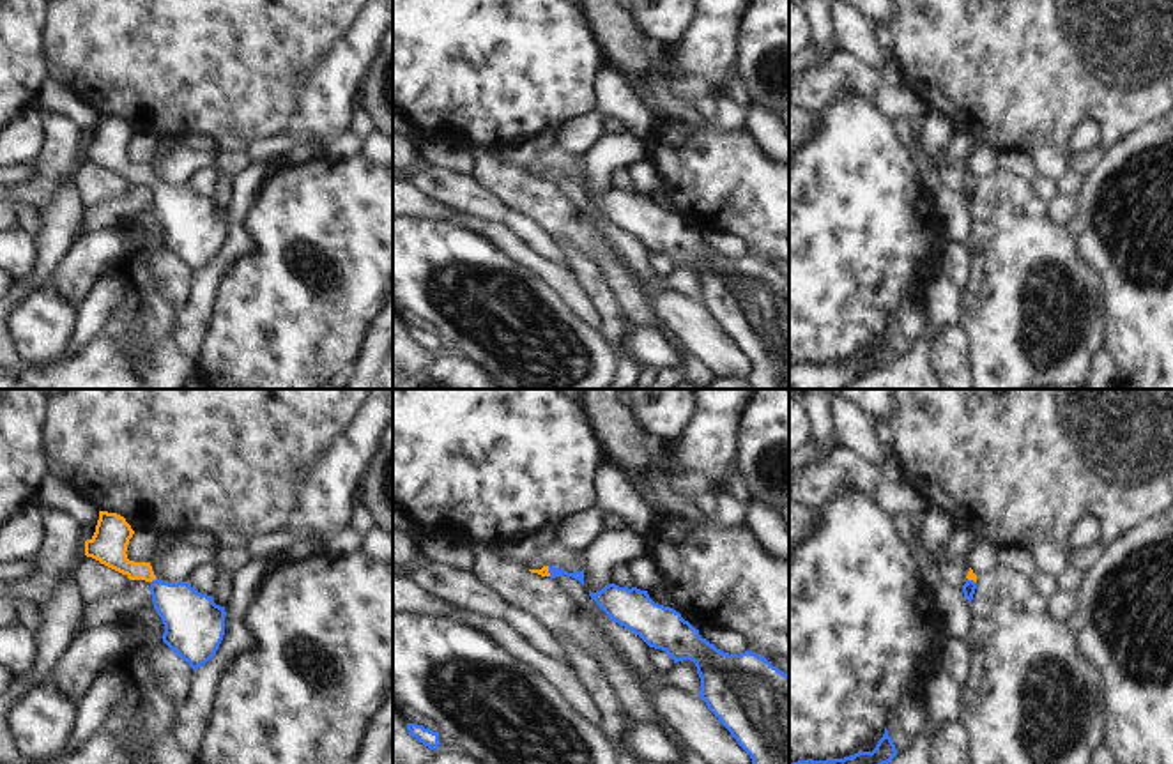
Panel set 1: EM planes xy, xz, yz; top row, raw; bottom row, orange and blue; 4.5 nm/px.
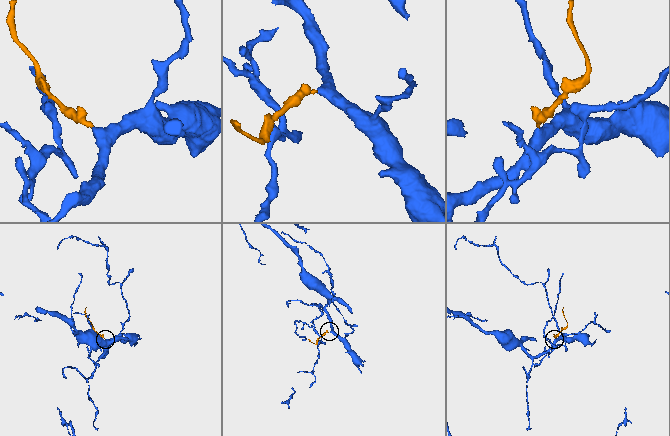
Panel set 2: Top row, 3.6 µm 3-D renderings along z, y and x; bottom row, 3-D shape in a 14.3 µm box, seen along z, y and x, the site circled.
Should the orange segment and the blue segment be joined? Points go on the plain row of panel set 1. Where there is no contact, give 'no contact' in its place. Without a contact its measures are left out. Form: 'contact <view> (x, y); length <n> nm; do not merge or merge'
contact xy (153, 183); length 40 nm; merge

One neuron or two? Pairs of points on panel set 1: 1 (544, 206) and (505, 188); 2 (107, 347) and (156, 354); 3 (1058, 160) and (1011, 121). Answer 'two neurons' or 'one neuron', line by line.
1: one neuron
2: two neurons
3: two neurons

